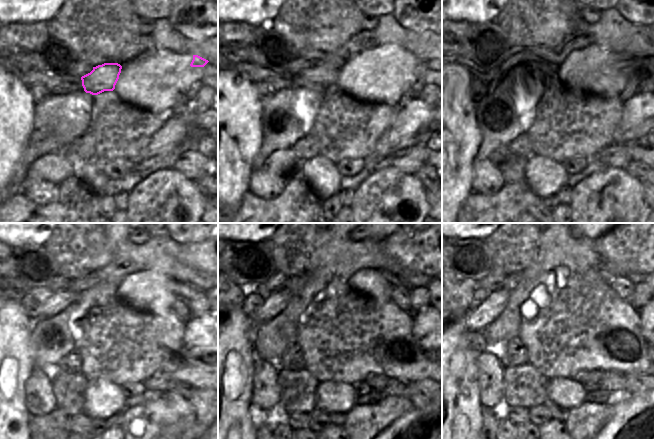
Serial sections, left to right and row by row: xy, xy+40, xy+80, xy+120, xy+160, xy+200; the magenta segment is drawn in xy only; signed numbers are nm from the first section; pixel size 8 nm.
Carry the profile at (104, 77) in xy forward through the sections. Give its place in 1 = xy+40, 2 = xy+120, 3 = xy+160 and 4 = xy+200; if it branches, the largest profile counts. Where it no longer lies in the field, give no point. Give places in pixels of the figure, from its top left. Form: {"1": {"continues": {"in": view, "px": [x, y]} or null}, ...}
{"1": {"continues": {"in": "xy+40", "px": [323, 77]}}, "2": {"continues": {"in": "xy+120", "px": [59, 300]}}, "3": {"continues": {"in": "xy+160", "px": [277, 301]}}, "4": {"continues": {"in": "xy+200", "px": [477, 319]}}}

